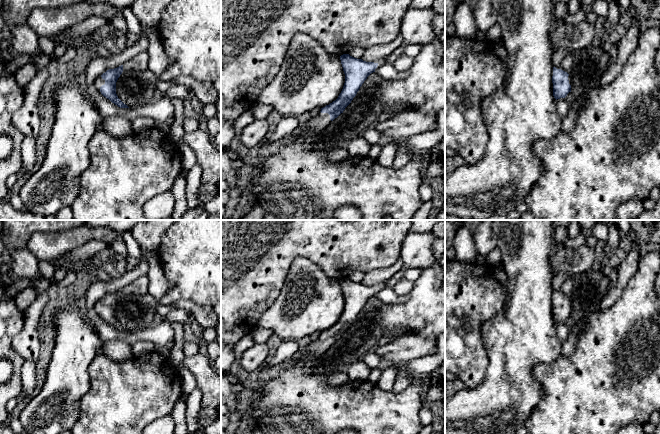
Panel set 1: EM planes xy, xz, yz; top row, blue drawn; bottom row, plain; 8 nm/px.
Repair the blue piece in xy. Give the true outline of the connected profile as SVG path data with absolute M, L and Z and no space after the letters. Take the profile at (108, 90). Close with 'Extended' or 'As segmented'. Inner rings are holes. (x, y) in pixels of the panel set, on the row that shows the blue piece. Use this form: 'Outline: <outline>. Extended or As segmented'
Outline: M147 51L140 52L123 65L109 69L94 81L96 89L120 108L129 108L116 94L116 82L123 72L148 69L150 56Z. Extended

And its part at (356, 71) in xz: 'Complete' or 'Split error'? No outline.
Split error

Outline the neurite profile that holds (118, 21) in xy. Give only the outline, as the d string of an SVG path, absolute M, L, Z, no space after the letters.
M117 15L115 16L112 21L113 25L121 30L121 31L126 31L127 30L127 23L125 21L125 18L123 15Z

